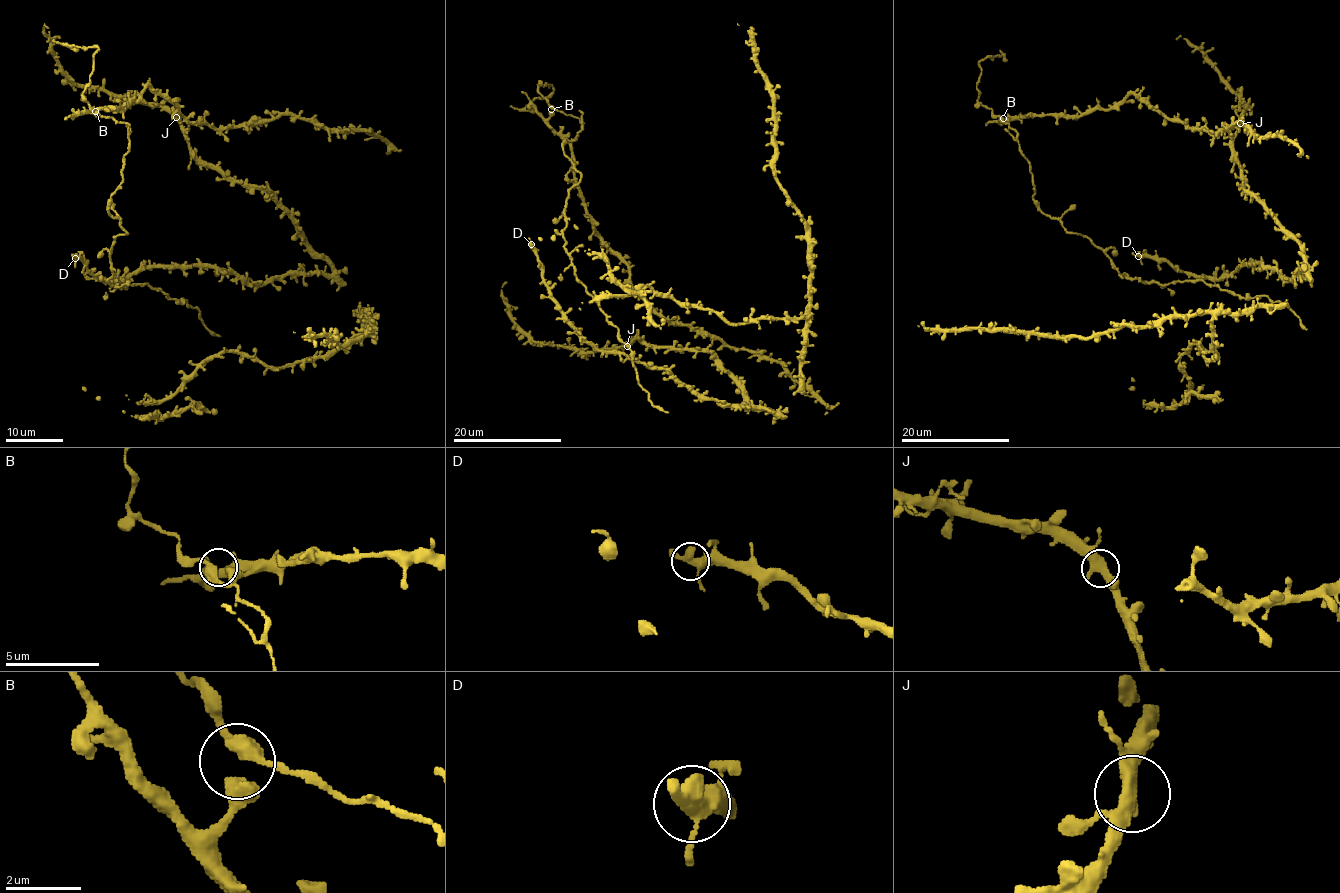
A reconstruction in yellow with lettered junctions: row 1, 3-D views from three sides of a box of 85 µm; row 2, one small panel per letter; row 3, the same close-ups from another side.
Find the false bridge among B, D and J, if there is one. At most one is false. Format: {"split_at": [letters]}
{"split_at": []}

